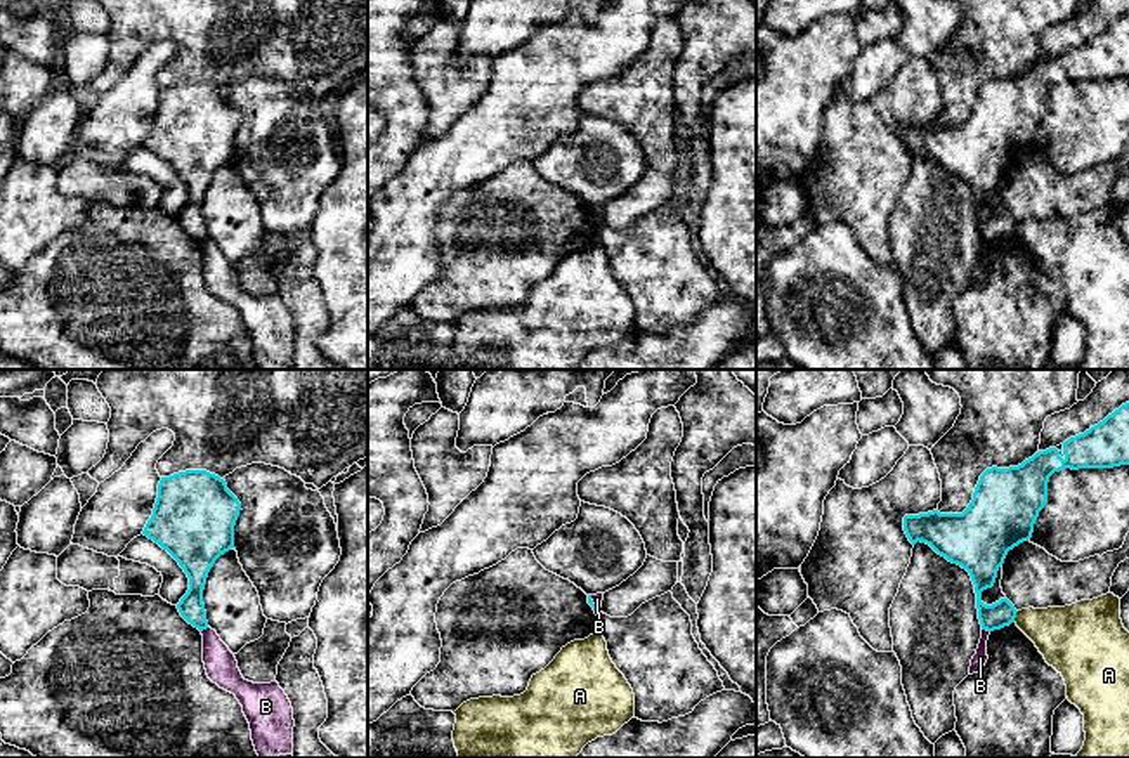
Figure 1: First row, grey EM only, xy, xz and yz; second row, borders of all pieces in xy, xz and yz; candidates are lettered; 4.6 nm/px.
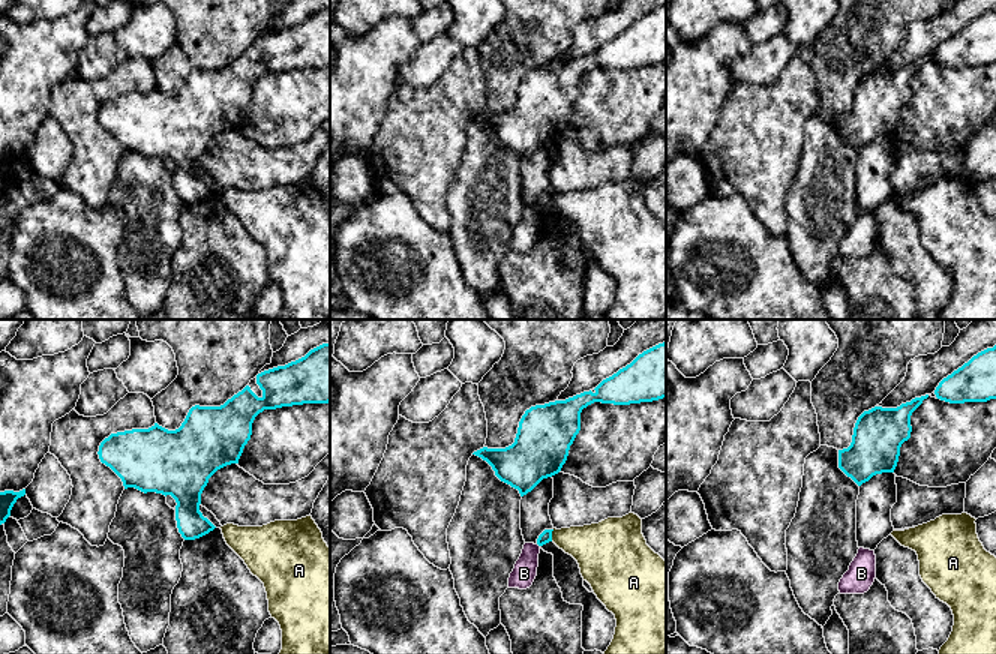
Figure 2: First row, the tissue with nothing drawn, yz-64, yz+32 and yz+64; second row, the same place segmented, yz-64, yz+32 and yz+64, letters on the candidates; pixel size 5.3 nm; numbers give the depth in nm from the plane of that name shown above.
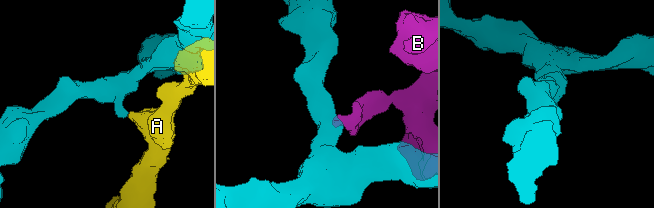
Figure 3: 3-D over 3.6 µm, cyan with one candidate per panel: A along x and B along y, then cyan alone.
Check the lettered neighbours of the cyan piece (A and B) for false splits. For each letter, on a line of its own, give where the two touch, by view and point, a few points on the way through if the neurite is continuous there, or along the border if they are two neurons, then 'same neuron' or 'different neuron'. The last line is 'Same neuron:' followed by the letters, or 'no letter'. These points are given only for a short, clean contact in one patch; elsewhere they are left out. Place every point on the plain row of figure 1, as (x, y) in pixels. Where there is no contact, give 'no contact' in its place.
A: meets cyan in yz at (1015, 228); border along yz (1018, 222), (1013, 233); different neuron
B: meets cyan in yz at (985, 240); border along yz (982, 240), (989, 243); different neuron
Same neuron: no letter

